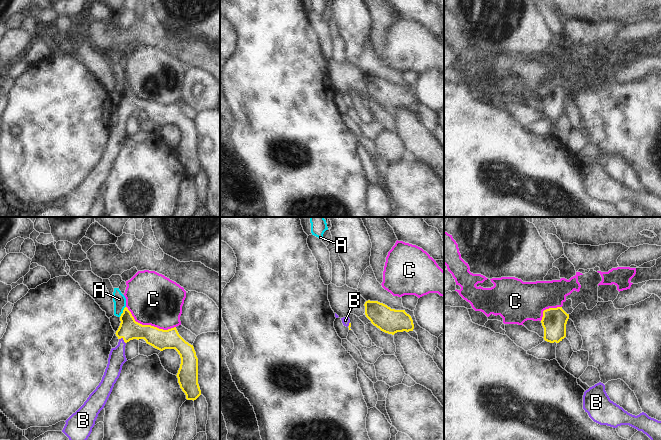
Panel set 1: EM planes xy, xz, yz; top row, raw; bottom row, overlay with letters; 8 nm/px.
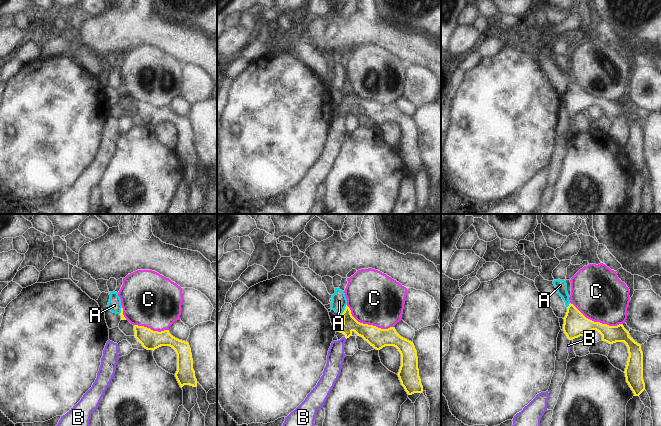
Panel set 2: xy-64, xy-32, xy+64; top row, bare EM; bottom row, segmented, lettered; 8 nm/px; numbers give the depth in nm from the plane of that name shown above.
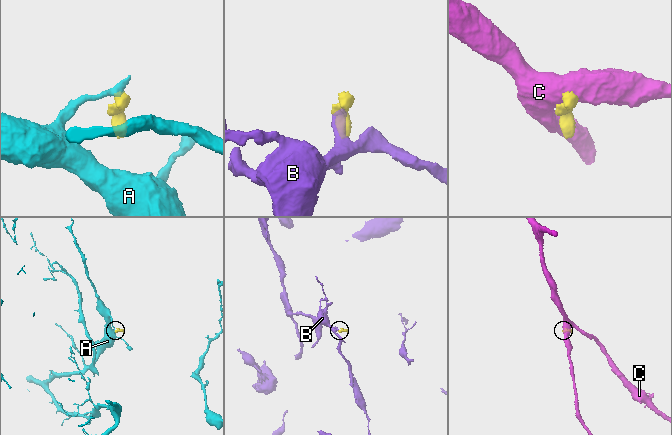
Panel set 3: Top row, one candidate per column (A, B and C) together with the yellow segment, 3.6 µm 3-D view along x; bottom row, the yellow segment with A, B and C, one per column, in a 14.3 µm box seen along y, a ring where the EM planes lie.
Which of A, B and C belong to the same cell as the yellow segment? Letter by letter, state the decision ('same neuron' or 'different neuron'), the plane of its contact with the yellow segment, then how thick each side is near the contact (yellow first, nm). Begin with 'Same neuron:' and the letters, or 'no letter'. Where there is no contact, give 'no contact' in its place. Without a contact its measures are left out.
Same neuron: B
A: different neuron; meets yellow in xy; 170 nm thick on the yellow side, 100 nm on the other
B: same neuron; meets yellow in xy; 170 nm thick on the yellow side, 140 nm on the other
C: different neuron; meets yellow in xy; 170 nm thick on the yellow side, 420 nm on the other

